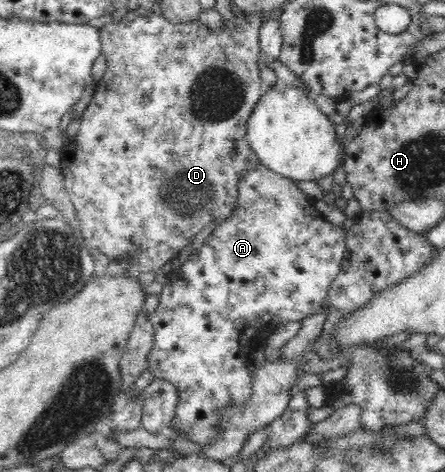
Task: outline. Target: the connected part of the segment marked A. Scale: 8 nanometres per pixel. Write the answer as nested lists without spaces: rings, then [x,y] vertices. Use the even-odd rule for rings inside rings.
[[[260,164],[257,169],[241,177],[238,184],[238,203],[233,216],[218,224],[205,243],[195,251],[190,258],[173,274],[170,275],[169,283],[162,287],[159,307],[154,314],[148,315],[149,322],[154,329],[154,344],[150,349],[146,366],[153,371],[154,379],[164,379],[172,383],[178,391],[178,404],[172,419],[174,431],[180,435],[186,435],[193,443],[207,448],[211,443],[217,441],[221,433],[221,423],[223,423],[223,413],[225,409],[231,407],[241,407],[253,393],[251,383],[253,383],[252,352],[259,346],[265,346],[265,341],[280,325],[289,322],[302,323],[307,317],[314,315],[323,305],[326,293],[332,281],[339,273],[342,257],[345,255],[347,230],[343,226],[335,226],[328,222],[324,215],[320,214],[311,203],[311,197],[305,195],[292,180],[279,176],[274,171],[269,170],[265,165]]]

